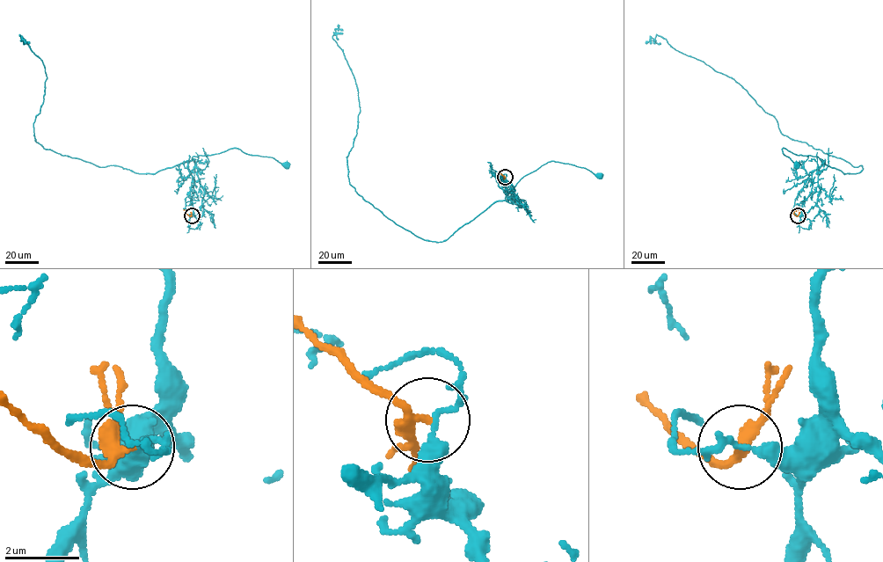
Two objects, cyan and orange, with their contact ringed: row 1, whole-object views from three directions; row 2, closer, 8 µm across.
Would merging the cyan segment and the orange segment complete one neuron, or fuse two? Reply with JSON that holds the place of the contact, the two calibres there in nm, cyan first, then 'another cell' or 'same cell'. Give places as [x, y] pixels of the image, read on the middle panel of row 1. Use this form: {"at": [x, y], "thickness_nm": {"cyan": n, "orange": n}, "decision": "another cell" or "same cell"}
{"at": [505, 177], "thickness_nm": {"cyan": 240, "orange": 280}, "decision": "another cell"}

